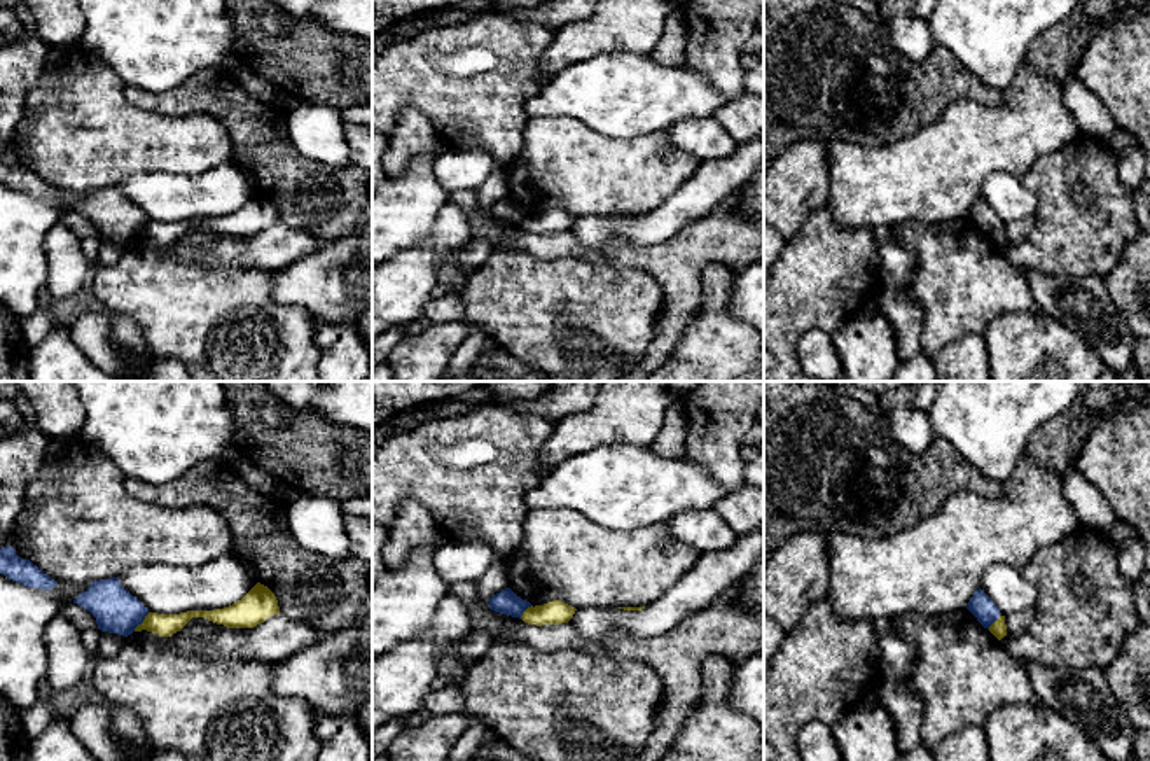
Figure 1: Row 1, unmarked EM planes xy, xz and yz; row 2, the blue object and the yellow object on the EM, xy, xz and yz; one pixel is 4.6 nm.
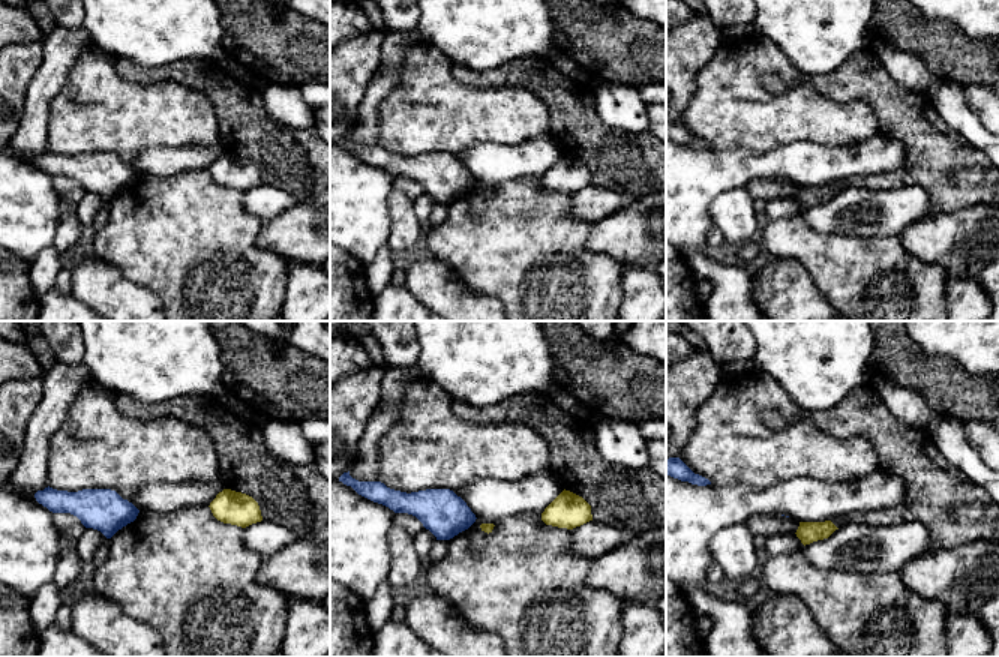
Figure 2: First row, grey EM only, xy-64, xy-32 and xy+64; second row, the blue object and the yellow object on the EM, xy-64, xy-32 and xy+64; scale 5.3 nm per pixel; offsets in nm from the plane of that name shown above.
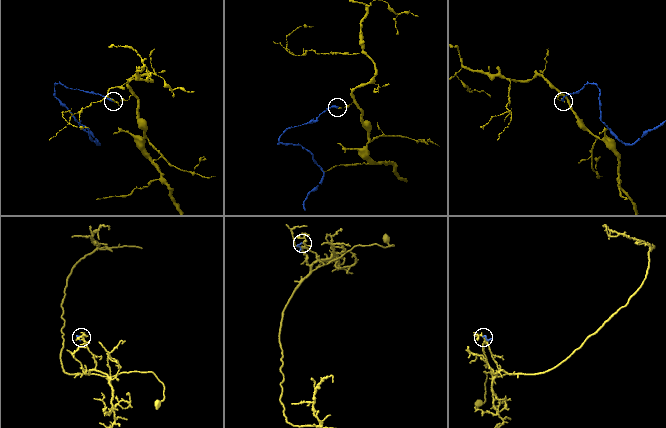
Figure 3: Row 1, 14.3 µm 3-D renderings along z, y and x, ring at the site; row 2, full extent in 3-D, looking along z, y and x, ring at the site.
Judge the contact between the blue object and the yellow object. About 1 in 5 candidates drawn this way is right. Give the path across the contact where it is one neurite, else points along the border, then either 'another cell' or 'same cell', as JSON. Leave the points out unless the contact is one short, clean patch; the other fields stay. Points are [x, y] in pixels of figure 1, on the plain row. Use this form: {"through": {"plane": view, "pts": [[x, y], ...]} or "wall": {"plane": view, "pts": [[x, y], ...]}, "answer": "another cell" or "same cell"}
{"wall": {"plane": "xy", "pts": [[149, 221], [133, 238]]}, "answer": "another cell"}

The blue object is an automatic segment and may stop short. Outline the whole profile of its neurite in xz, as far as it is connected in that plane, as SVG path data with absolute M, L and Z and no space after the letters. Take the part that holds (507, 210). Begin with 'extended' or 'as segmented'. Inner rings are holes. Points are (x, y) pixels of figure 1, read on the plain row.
as segmented; M505 196L489 206L491 219L519 227L528 215L531 215L531 212L517 205L510 196Z

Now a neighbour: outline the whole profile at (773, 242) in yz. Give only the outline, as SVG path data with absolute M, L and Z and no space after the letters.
M764 224L764 283L769 280L771 268L785 245L786 240L774 227Z

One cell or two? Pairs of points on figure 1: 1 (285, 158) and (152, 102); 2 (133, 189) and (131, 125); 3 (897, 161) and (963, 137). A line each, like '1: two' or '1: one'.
1: one
2: two
3: one

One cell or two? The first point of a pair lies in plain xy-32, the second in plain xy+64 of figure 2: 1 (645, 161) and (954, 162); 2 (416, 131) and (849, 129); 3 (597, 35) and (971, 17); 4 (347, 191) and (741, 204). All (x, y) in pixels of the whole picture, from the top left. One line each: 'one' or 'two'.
1: one
2: one
3: two
4: two

